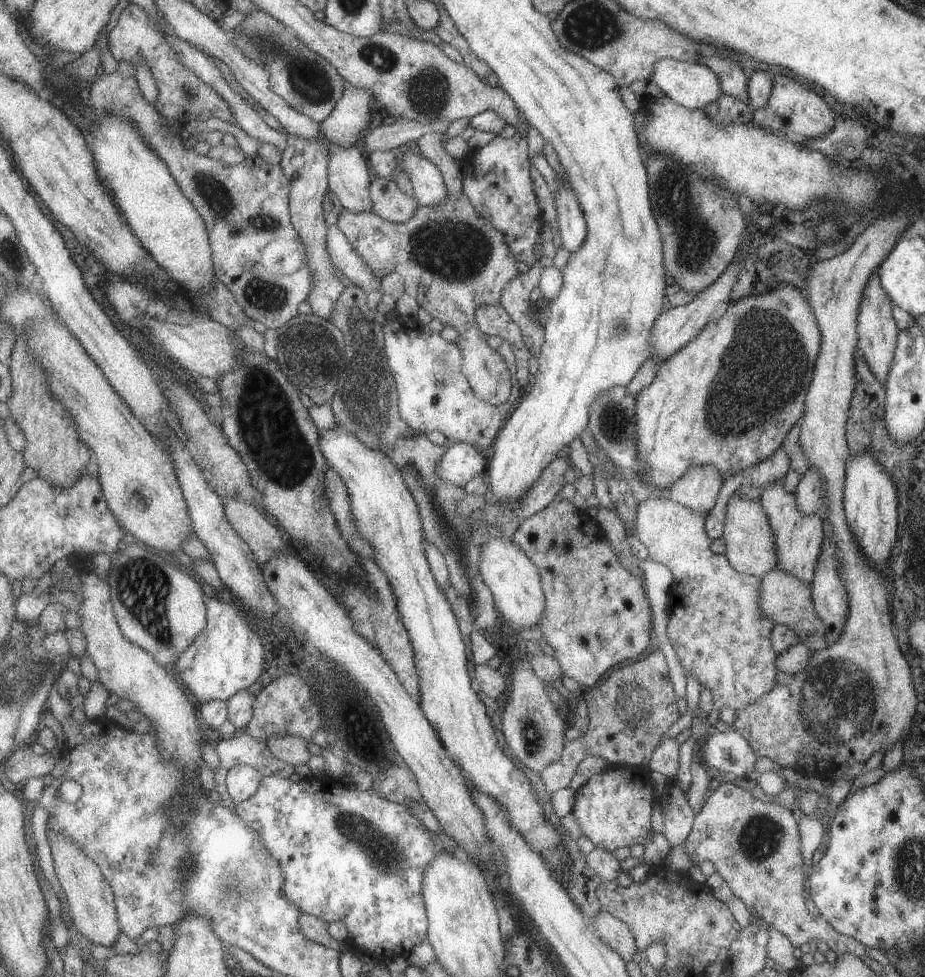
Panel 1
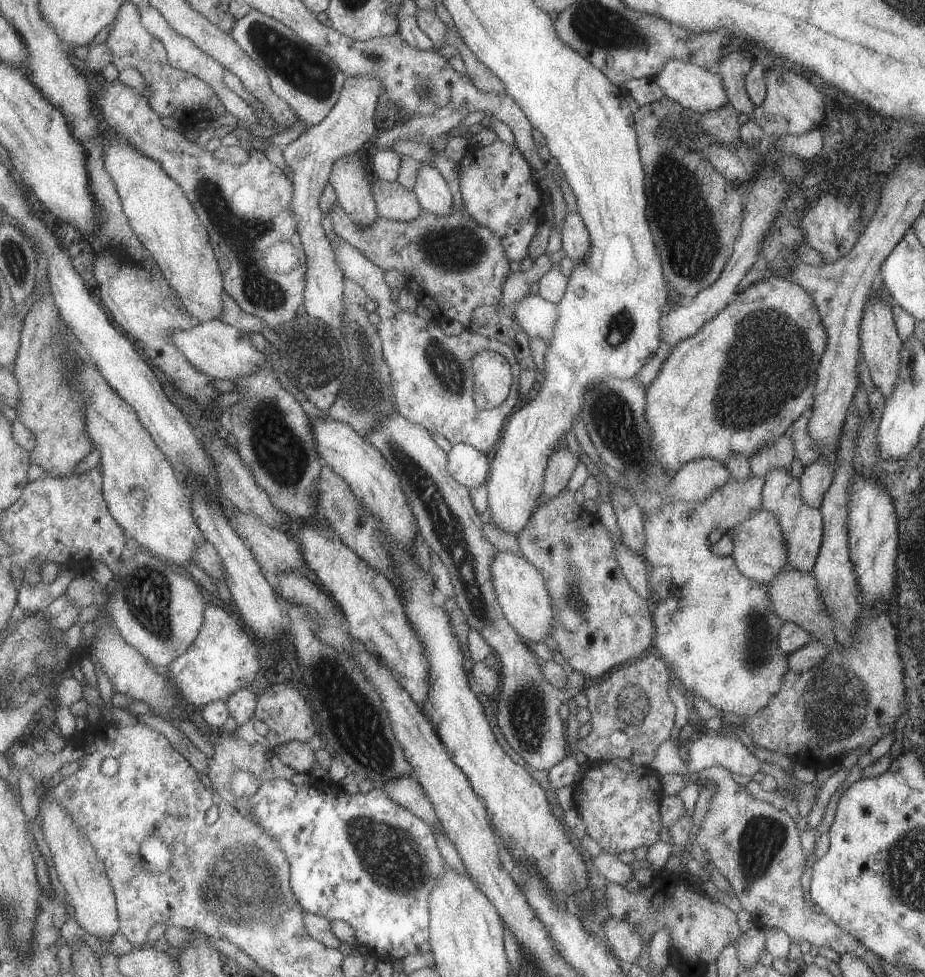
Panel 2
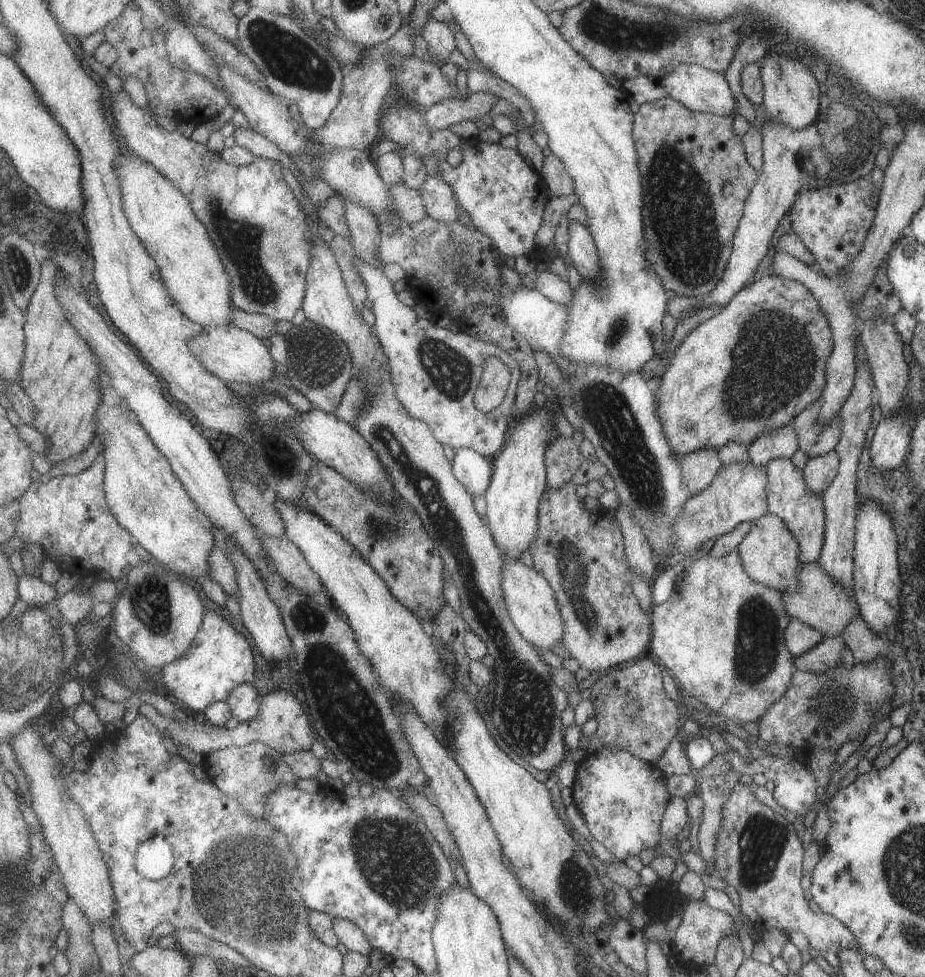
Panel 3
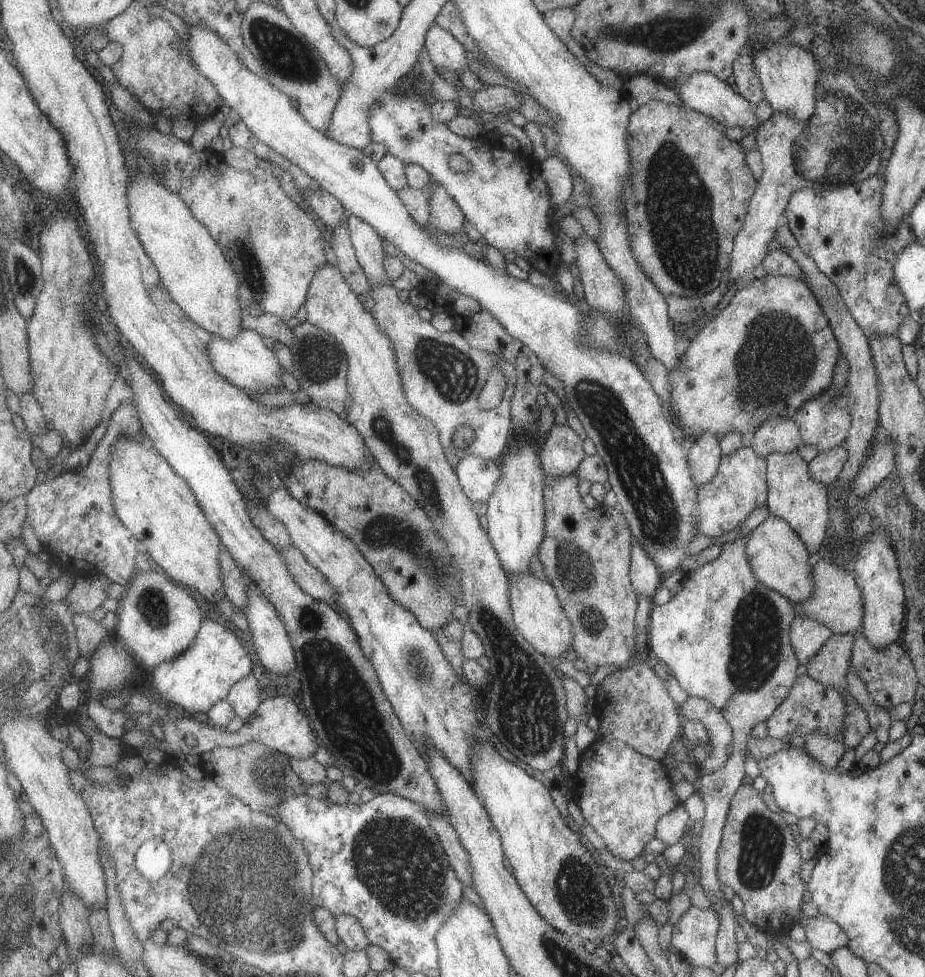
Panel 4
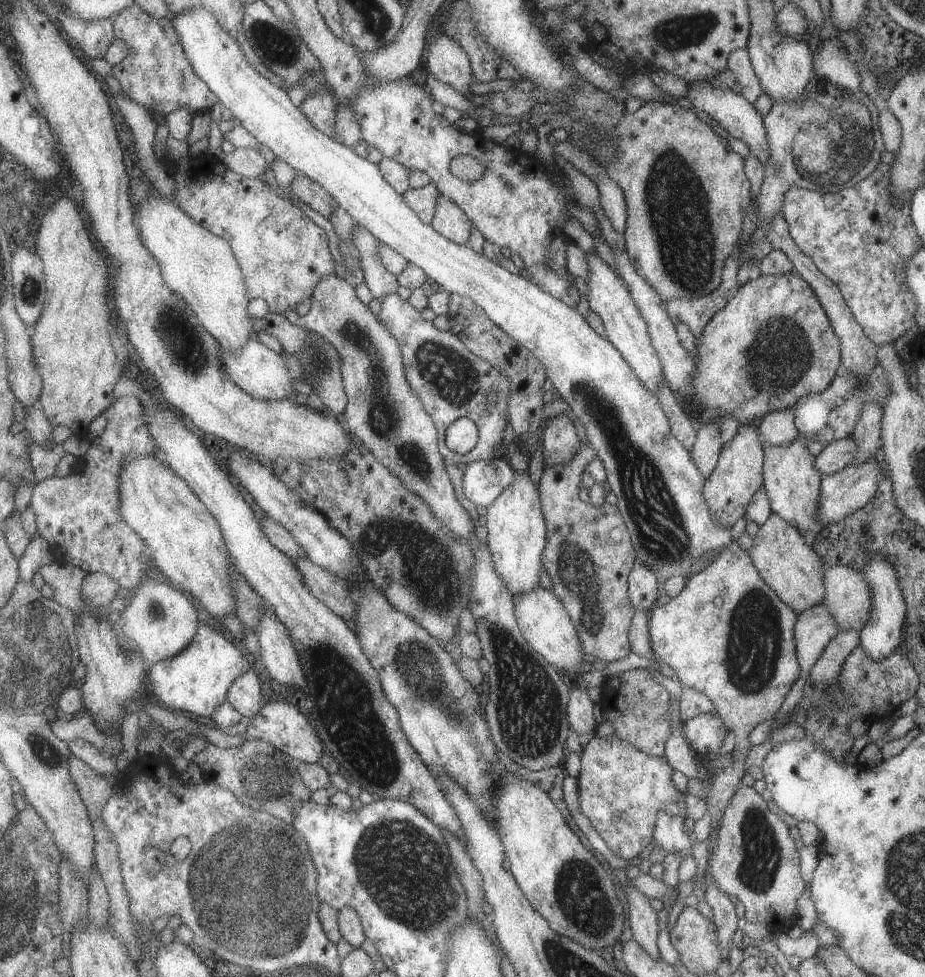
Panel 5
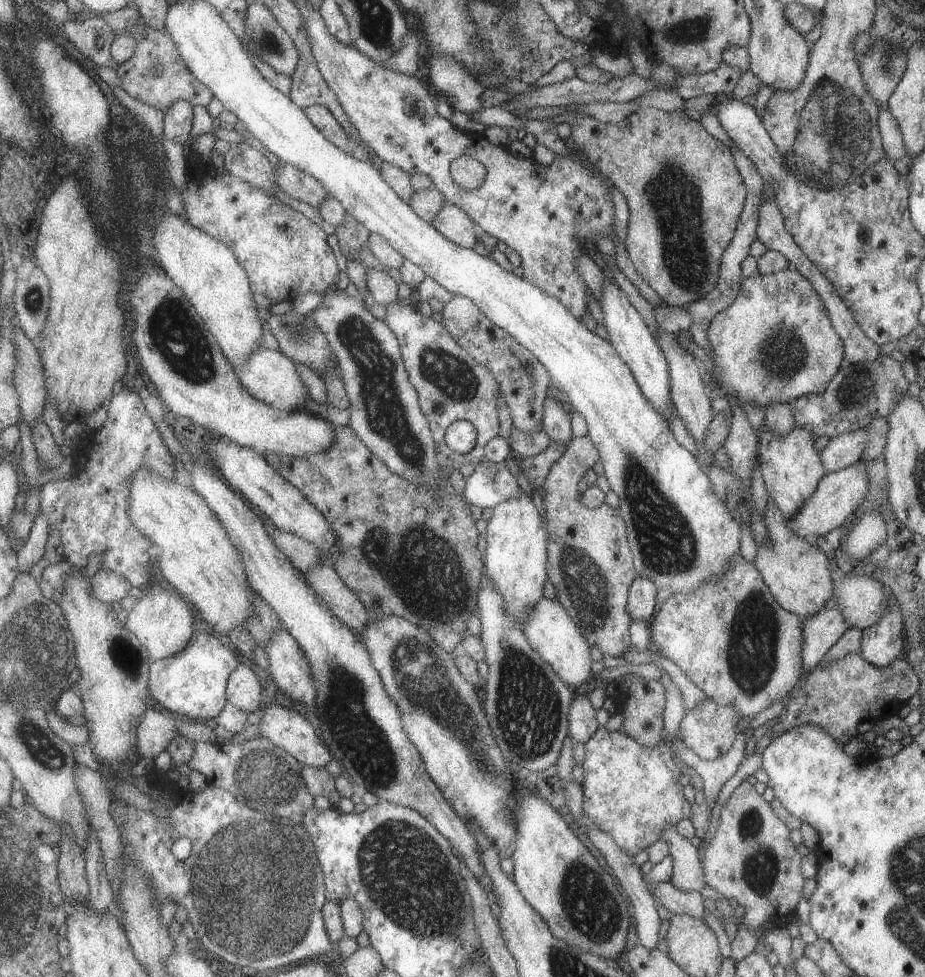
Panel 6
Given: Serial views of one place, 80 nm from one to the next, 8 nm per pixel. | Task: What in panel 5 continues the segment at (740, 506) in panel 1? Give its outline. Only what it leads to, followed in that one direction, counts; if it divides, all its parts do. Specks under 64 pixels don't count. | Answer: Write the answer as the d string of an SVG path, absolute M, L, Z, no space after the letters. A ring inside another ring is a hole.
M771 512L759 526L748 554L761 581L793 610L795 616L823 600L822 561L807 539L777 514Z

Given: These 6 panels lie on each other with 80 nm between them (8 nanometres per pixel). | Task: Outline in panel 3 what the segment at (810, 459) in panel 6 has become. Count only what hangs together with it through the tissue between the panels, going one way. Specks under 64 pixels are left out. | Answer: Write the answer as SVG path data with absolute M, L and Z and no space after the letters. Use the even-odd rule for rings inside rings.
M773 458L766 464L765 500L767 511L781 518L799 548L799 564L817 561L824 538L823 502L820 496L809 492L803 482L802 470L793 466L790 458Z

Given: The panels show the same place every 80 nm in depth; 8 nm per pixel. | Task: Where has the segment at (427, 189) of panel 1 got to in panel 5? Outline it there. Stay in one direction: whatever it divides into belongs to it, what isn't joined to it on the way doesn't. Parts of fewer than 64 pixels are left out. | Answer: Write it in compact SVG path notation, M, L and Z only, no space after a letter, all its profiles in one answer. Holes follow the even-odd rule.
M441 194L435 200L435 213L430 226L444 238L459 245L468 243L472 229L471 222L467 220L465 214L449 198Z

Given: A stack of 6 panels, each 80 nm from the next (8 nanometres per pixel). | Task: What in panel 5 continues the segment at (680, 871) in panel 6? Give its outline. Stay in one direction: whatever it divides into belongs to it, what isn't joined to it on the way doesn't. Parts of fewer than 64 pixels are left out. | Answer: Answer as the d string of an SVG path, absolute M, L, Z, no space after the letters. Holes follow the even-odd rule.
M659 813L652 839L665 853L673 852L680 859L689 856L693 848L688 837L689 834L683 832L683 821L681 816Z

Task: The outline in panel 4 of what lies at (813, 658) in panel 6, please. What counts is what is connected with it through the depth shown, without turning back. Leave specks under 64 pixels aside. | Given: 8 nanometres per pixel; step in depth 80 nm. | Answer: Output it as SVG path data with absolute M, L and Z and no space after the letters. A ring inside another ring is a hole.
M798 613L793 617L788 637L801 668L812 656L817 654L817 651L831 635L832 632L827 626L813 622L811 618L805 618Z

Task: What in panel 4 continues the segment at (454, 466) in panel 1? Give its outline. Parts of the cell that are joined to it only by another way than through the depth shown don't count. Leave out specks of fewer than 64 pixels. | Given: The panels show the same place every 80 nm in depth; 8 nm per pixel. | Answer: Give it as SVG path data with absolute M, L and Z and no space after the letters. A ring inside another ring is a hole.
M474 455L465 456L458 461L455 476L463 494L466 494L471 502L486 502L491 496L501 474L499 461L482 460Z

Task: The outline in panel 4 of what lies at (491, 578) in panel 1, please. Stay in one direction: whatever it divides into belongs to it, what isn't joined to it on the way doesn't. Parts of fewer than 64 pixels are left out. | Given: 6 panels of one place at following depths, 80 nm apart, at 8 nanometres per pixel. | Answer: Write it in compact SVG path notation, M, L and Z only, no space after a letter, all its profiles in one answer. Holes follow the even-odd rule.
M531 572L527 574L509 574L509 608L511 609L512 619L515 623L516 629L521 633L521 636L529 642L529 644L539 653L544 656L551 663L555 660L563 659L563 654L566 650L572 647L572 628L569 620L565 616L565 612L559 604L555 589L549 582L542 582L535 577Z

